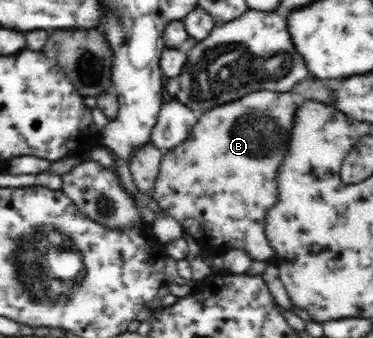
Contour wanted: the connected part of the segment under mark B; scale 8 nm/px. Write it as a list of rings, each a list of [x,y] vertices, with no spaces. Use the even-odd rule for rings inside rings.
[[[255,90],[236,101],[226,102],[214,109],[207,110],[198,119],[186,141],[182,141],[179,146],[163,151],[156,183],[152,191],[153,200],[158,203],[161,209],[182,224],[183,229],[195,238],[195,241],[201,246],[202,250],[213,254],[223,254],[230,249],[242,249],[252,259],[258,261],[268,261],[274,254],[274,250],[269,244],[269,238],[265,234],[264,219],[268,215],[268,209],[273,208],[278,203],[277,175],[281,165],[284,163],[285,157],[288,155],[290,129],[293,128],[293,119],[297,113],[298,101],[298,95],[292,91],[278,93],[273,90]]]

